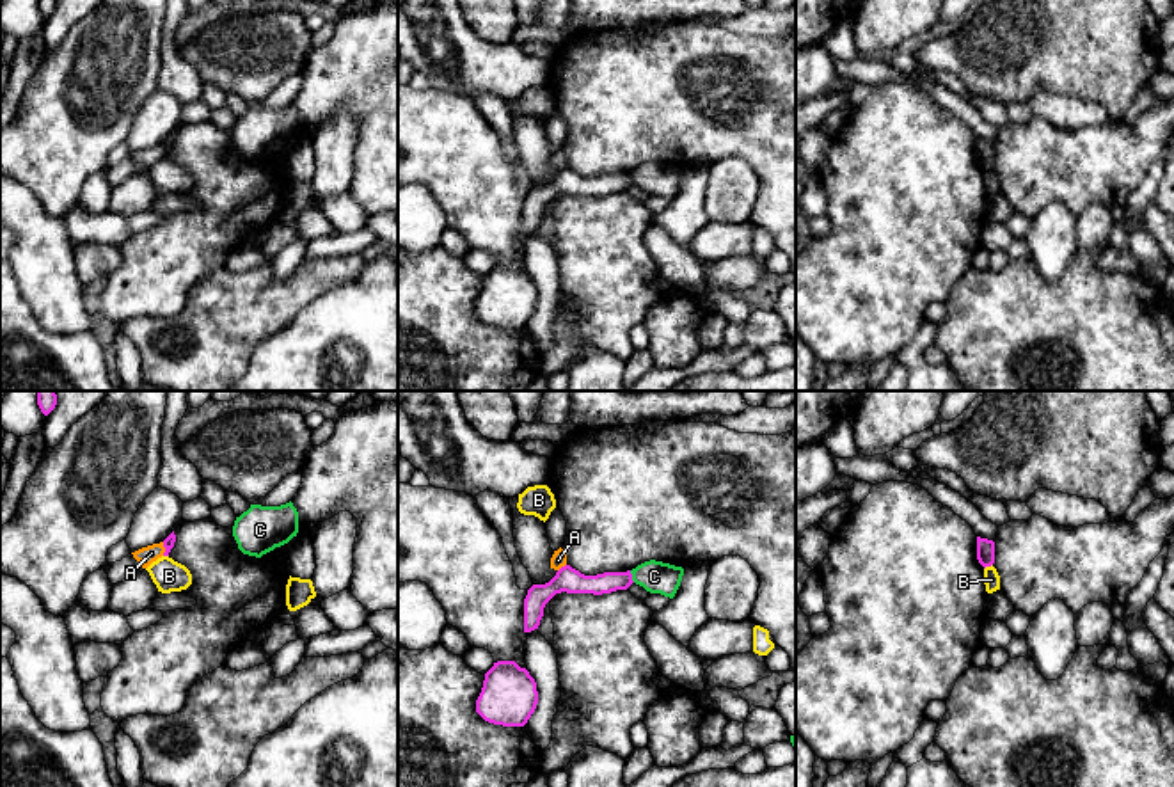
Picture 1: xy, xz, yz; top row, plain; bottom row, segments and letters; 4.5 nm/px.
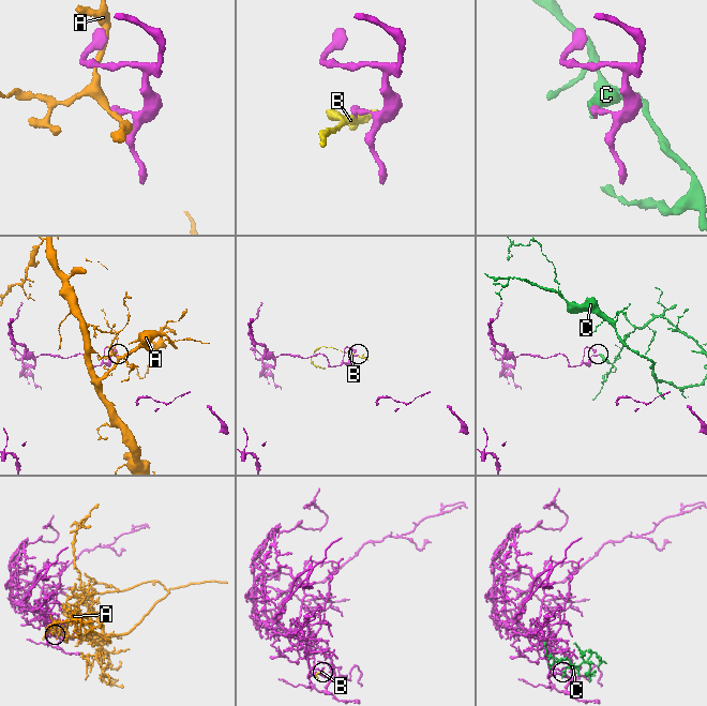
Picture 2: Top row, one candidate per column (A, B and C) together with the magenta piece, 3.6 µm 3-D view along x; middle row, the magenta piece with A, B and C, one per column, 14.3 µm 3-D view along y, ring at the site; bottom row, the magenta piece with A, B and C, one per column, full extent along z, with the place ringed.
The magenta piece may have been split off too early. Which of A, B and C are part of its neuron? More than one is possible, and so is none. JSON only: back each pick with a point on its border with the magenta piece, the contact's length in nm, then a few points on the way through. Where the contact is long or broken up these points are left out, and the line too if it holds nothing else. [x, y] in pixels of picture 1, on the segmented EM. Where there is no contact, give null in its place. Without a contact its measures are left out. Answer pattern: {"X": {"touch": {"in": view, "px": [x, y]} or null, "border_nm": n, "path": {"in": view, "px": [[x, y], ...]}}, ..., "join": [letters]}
{"join": []}

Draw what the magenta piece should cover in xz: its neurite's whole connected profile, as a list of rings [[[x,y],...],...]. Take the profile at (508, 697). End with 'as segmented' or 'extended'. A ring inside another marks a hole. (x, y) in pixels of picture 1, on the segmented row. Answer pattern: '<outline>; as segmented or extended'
[[[497,661],[485,673],[476,712],[488,723],[524,727],[538,704],[536,682],[515,661]]]; as segmented

